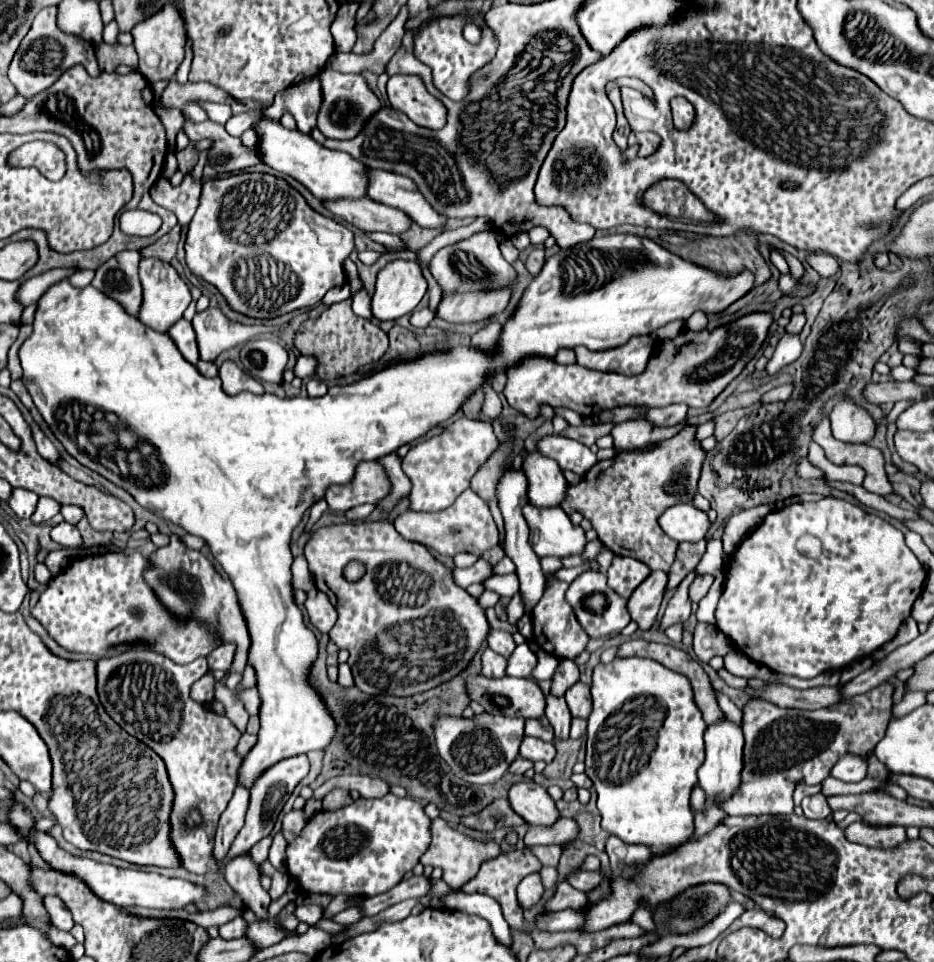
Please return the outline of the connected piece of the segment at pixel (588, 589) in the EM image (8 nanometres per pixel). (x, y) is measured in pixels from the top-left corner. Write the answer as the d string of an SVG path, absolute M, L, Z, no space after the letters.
M595 570L583 572L579 578L575 578L569 584L567 602L571 604L581 628L587 632L589 638L609 638L609 640L617 638L621 630L631 622L629 612L627 612L627 600L607 586L605 574L599 574Z

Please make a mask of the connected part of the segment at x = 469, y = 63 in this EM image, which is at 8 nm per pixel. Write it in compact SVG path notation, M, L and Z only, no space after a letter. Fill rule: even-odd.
M427 8L423 12L419 12L415 18L407 20L405 30L413 32L413 52L415 56L427 64L433 70L433 84L437 90L441 90L447 98L451 100L463 100L463 96L467 96L467 80L471 76L471 72L479 70L483 64L491 62L495 52L497 52L497 38L495 32L487 26L485 22L485 12L457 12L457 14L449 14L443 16L439 14L435 8ZM467 22L479 24L481 28L481 44L469 44L463 36L461 30Z

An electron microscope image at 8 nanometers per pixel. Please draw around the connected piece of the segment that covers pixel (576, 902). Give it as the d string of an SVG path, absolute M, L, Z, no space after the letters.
M563 880L557 886L555 896L547 902L547 910L565 910L565 908L585 908L589 904L589 898L585 892L575 890L567 880Z

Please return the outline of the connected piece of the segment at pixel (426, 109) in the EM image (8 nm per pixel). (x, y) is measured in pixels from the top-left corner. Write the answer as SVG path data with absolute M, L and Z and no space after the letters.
M391 76L387 82L387 94L391 106L419 126L438 130L447 122L447 110L441 101L425 90L419 76Z

